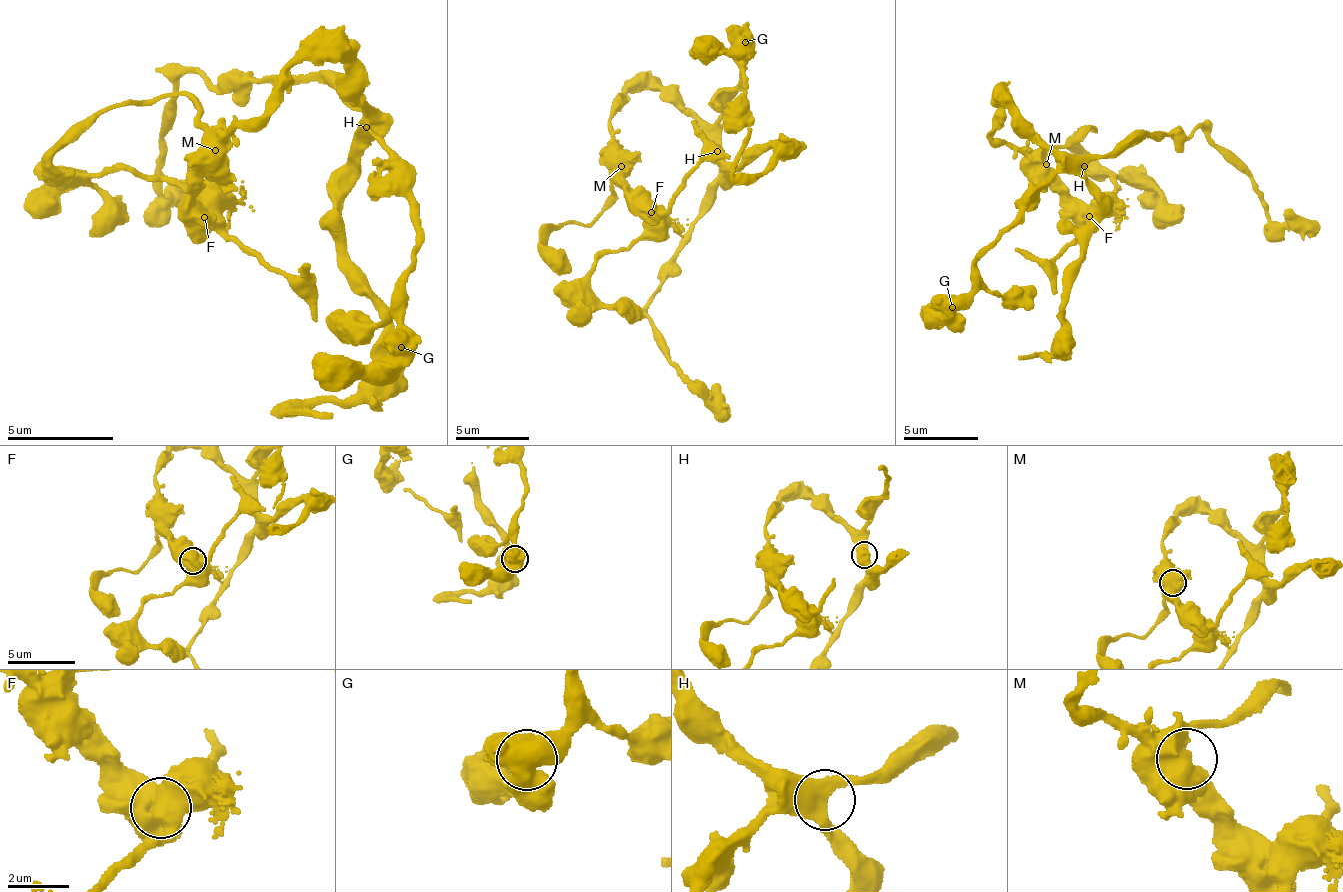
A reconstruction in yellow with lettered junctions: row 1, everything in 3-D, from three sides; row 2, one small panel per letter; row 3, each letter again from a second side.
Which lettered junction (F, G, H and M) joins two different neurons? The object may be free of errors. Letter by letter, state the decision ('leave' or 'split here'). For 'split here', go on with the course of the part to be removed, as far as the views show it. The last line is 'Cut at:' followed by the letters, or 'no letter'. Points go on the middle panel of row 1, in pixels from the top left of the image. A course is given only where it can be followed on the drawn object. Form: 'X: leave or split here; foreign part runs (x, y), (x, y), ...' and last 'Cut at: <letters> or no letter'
F: split here; foreign part runs (651, 211), (648, 228), (596, 265), (589, 281), (592, 295), (624, 309), (620, 314)
G: leave
H: leave
M: leave
Cut at: F

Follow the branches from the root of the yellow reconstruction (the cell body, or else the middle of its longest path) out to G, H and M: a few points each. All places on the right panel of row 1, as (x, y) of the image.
G: (1036, 132), (1036, 139), (1056, 155), (1057, 167), (997, 238), (997, 245), (973, 263), (973, 289), (952, 307)
H: (1036, 132), (1036, 135), (1051, 147), (1064, 155), (1071, 155), (1084, 166)
M: (1036, 132), (1011, 112), (1008, 103), (999, 101), (995, 138), (1001, 137), (1007, 147), (1027, 149), (1046, 164)

